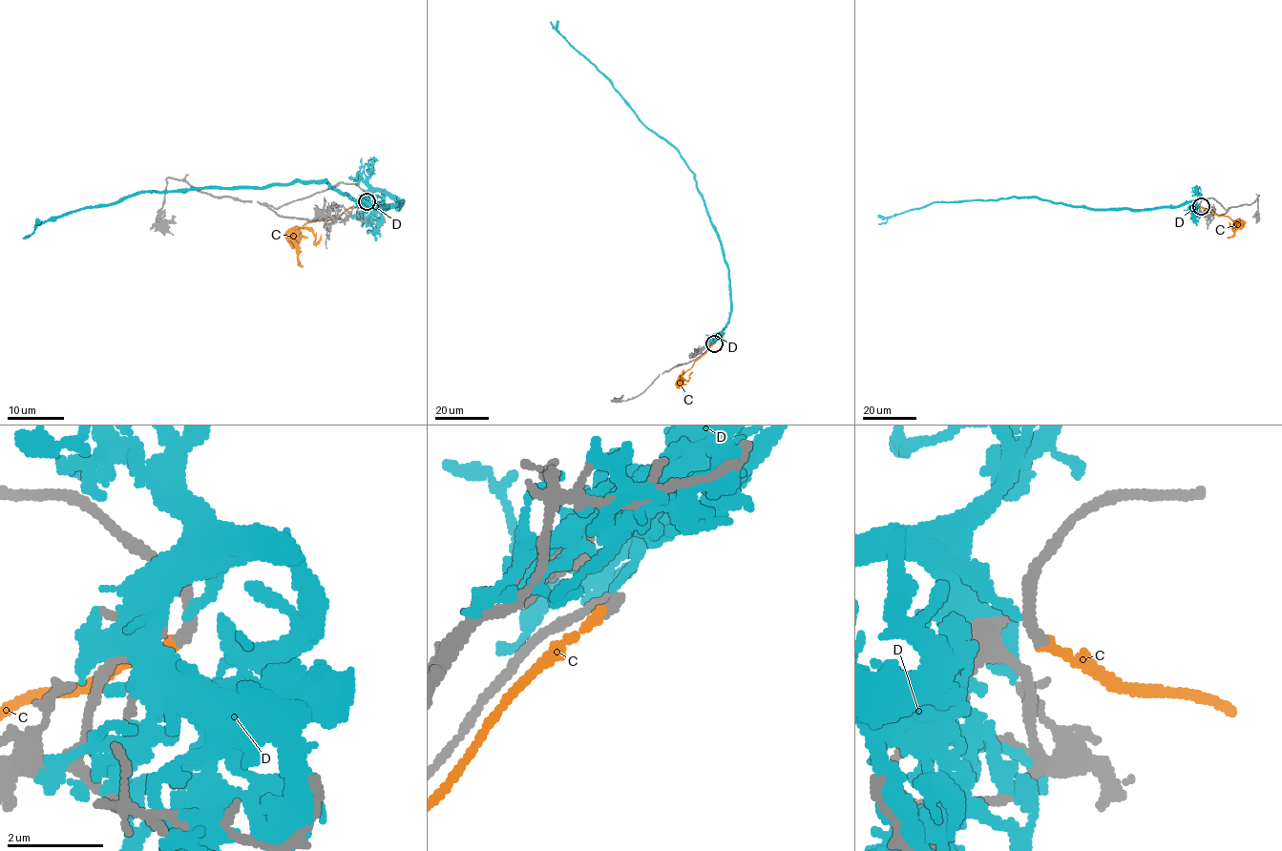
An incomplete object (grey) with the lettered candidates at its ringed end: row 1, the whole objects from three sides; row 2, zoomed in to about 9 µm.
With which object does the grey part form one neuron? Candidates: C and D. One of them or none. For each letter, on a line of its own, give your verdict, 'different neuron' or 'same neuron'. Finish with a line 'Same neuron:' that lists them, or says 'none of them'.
C: same neuron
D: different neuron
Same neuron: C

